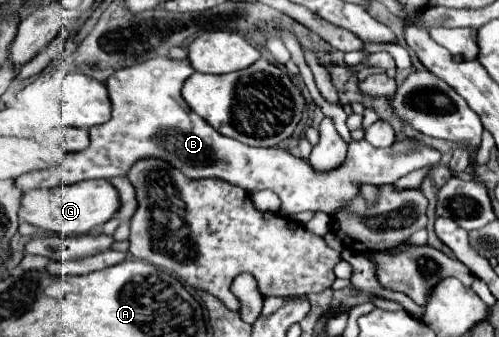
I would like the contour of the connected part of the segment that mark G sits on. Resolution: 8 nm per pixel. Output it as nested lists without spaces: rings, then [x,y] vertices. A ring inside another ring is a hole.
[[[105,179],[95,181],[81,181],[73,185],[61,185],[53,189],[33,189],[21,197],[19,219],[41,227],[45,231],[53,231],[59,235],[79,235],[87,233],[95,225],[103,225],[115,215],[117,209],[117,191]]]

